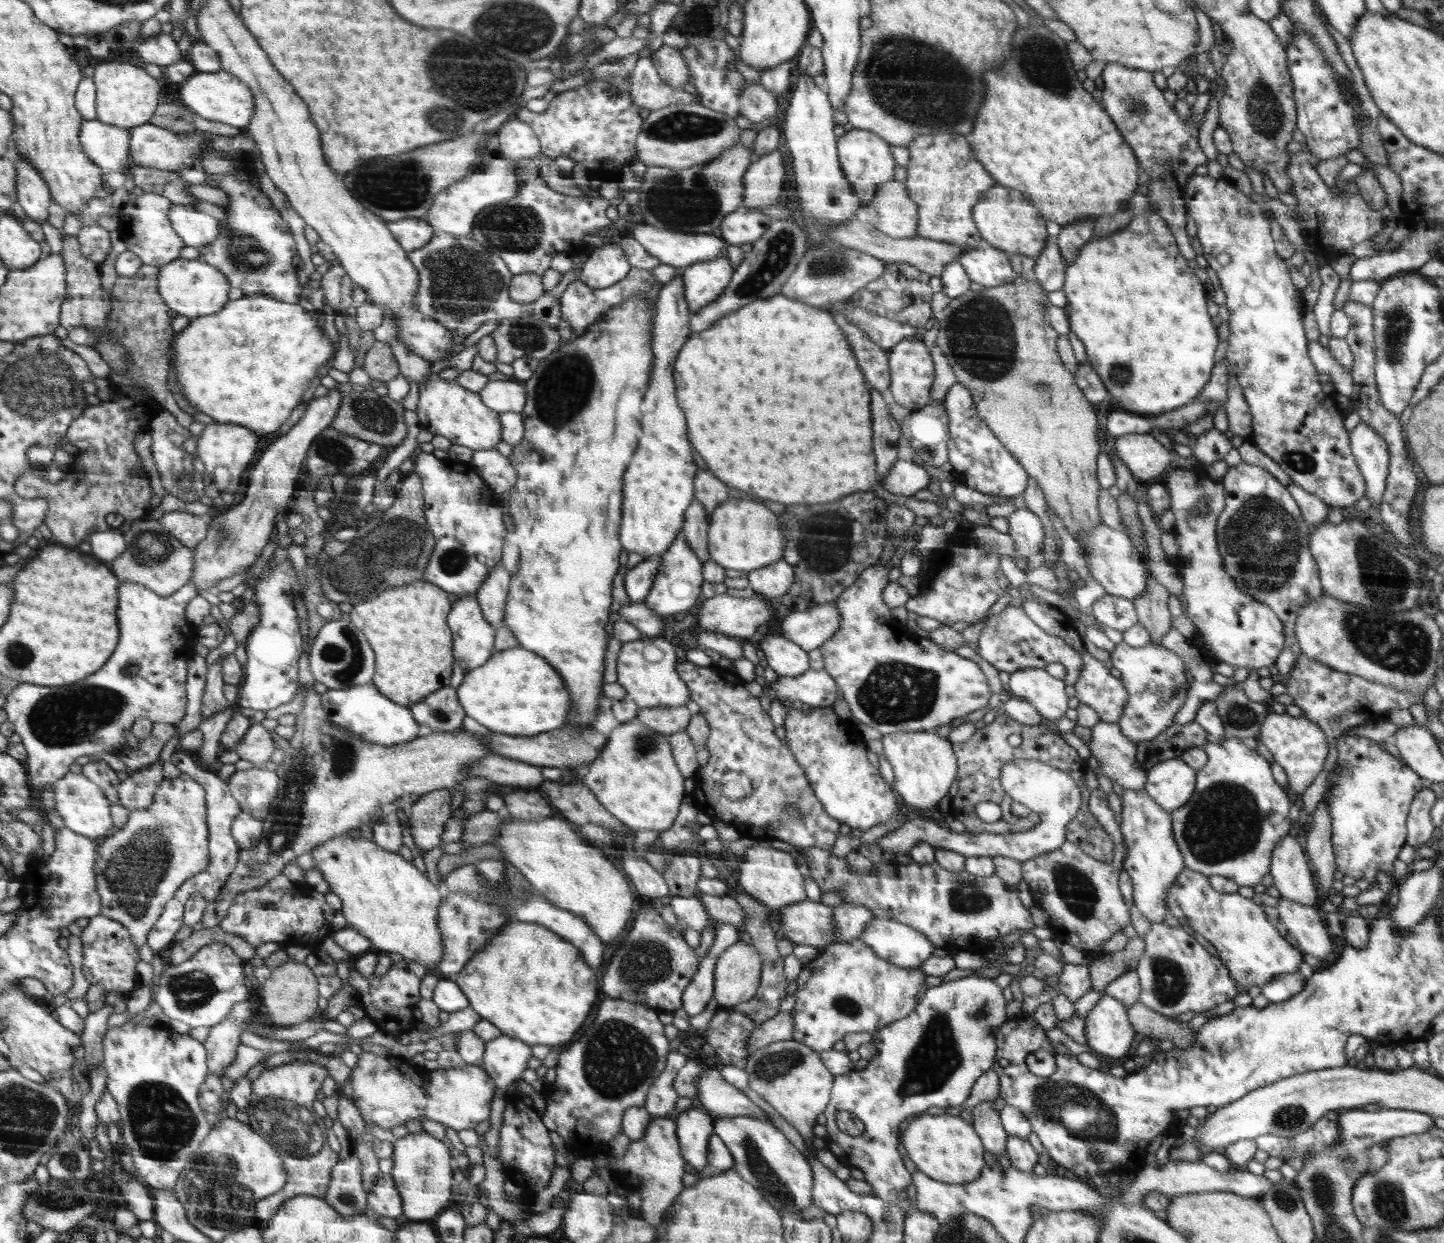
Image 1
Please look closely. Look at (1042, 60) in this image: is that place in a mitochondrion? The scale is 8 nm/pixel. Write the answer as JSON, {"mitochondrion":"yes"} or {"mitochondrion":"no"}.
{"mitochondrion":"yes"}

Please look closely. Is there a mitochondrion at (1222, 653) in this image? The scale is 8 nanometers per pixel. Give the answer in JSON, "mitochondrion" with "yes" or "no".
{"mitochondrion":"no"}

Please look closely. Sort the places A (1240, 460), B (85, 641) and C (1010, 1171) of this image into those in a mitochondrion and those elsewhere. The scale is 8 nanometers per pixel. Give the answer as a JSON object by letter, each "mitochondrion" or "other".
{"A":"other","B":"other","C":"other"}

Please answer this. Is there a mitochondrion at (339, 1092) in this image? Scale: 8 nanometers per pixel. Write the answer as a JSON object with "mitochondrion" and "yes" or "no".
{"mitochondrion":"no"}

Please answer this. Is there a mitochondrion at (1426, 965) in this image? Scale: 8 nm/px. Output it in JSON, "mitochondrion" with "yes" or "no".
{"mitochondrion":"yes"}

